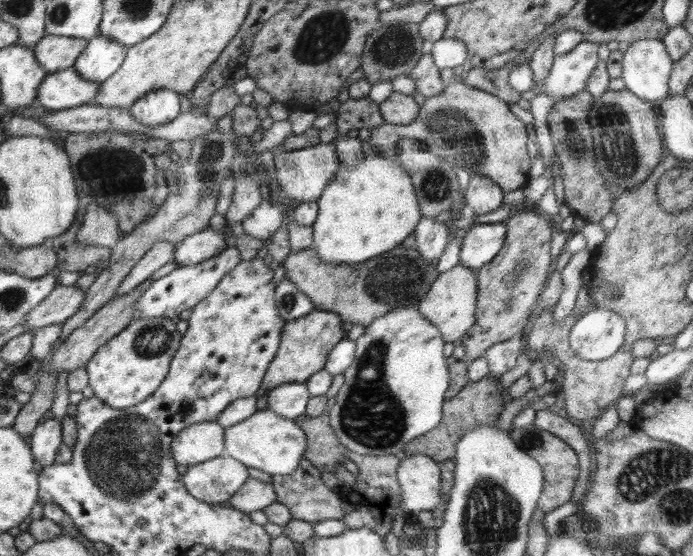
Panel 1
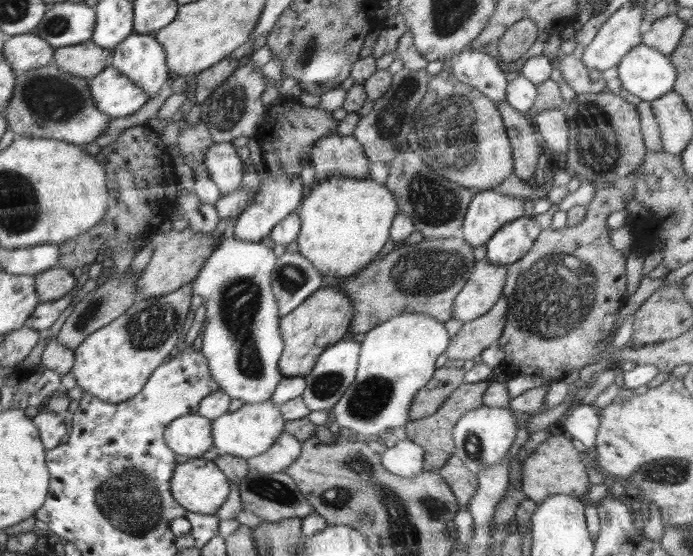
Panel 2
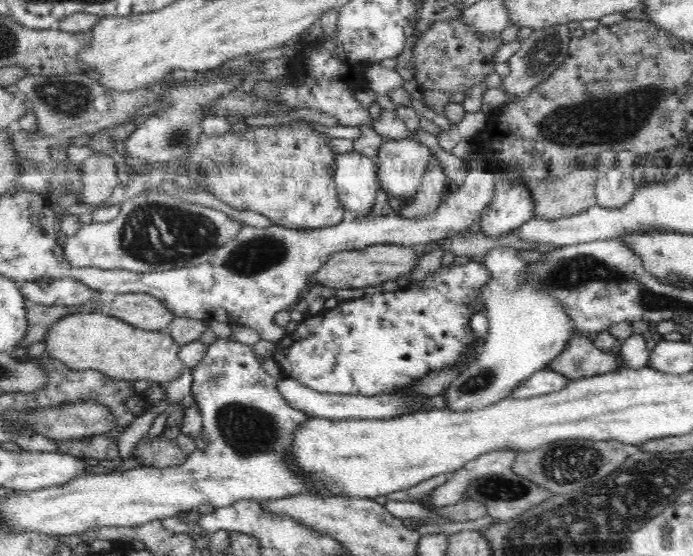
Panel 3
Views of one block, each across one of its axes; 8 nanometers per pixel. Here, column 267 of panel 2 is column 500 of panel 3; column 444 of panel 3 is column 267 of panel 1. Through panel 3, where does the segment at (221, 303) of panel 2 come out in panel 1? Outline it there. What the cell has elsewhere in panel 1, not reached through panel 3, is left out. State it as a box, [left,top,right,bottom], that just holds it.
[265,383,310,419]

